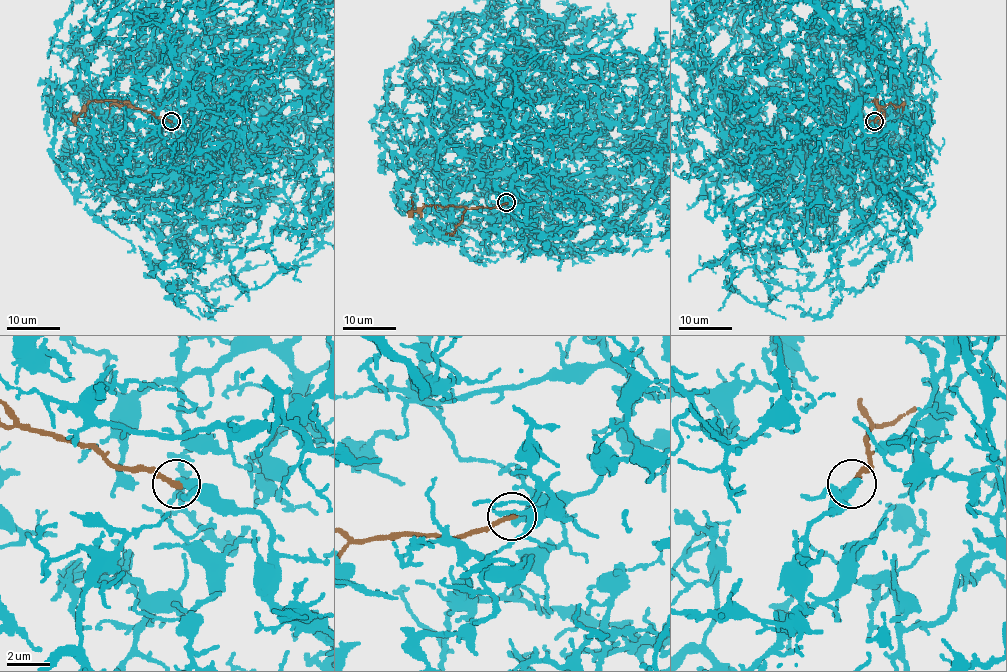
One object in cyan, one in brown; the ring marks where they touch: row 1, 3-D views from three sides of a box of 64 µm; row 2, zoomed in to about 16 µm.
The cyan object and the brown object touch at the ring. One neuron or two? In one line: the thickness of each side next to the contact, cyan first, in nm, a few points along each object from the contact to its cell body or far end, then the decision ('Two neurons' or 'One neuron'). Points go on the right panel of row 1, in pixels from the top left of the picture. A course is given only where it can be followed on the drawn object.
Thickness 480 nm (cyan) against 260 nm. Course of cyan: (874, 122), (848, 171), (871, 71), (889, 75), (883, 149), (911, 230). Course of brown: (874, 121), (879, 117), (879, 109), (875, 100), (878, 105), (878, 116), (865, 124). Two neurons

